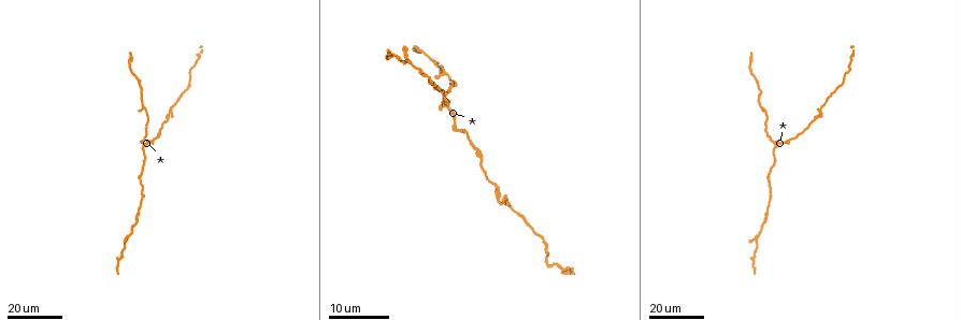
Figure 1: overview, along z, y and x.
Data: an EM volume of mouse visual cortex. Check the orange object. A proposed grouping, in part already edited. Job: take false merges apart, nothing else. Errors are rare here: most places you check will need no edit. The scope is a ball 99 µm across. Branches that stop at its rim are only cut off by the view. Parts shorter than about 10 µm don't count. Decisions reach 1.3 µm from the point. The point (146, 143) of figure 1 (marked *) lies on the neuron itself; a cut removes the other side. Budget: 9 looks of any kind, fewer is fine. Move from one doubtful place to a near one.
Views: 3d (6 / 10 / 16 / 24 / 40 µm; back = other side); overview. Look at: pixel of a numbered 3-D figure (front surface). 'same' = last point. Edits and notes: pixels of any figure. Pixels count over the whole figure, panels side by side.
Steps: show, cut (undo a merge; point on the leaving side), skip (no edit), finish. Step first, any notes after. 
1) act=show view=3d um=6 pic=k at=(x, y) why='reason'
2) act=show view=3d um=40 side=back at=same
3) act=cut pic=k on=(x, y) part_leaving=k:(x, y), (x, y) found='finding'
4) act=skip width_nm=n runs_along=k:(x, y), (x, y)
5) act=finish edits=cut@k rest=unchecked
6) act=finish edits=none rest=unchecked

act=show view=3d um=24 pic=1 at=(144, 147) why='three-way junction'

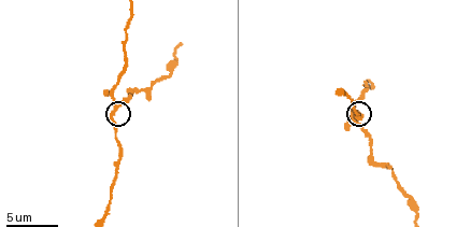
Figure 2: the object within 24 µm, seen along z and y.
act=show view=3d um=6 pic=2 at=(117, 108)

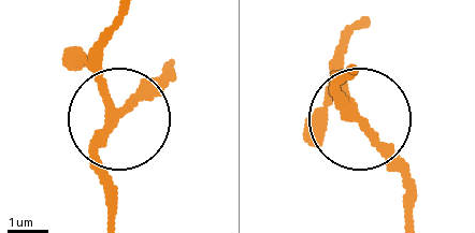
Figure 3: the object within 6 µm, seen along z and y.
act=skip arms=3 runs_along=3:(400, 164), (356, 106), (339, 47) found='all the same neuron'

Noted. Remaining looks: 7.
act=show view=3d um=16 pic=1 at=(141, 179) why='thick turns thin'

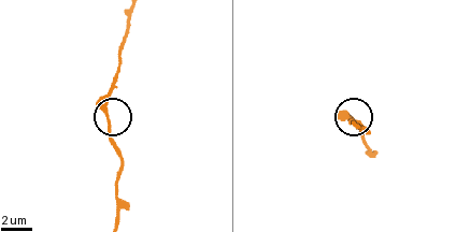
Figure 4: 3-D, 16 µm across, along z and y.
act=show view=3d um=6 pic=4 at=(349, 116)

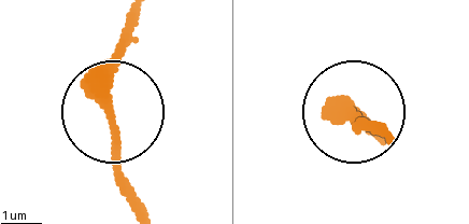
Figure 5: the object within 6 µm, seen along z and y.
act=skip found='one neuron here'

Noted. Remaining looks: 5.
act=show view=3d um=6 pic=2 at=(143, 90) why='thin arm on a thick one'

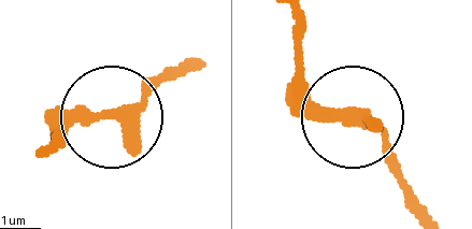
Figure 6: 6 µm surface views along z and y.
act=skip arms=3 found='all the same neuron'

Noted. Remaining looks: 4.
act=show view=3d um=16 pic=1 at=(504, 203) why='four arms meet'

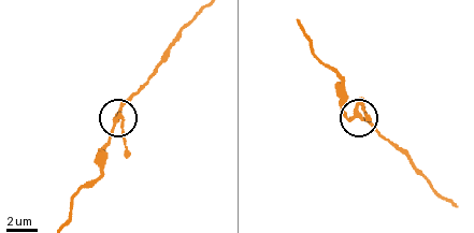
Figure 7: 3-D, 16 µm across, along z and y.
act=show view=3d um=6 pic=7 at=(115, 125) why='zoom in'

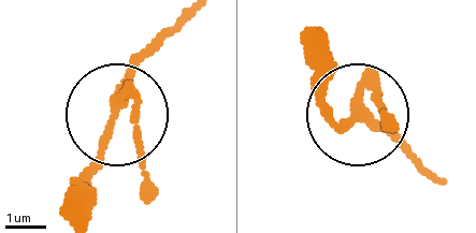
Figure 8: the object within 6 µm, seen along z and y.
act=show view=3d um=6 side=back pic=8 at=(114, 117) why='other side'

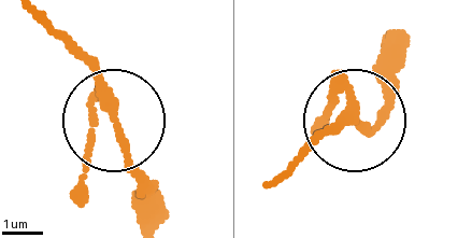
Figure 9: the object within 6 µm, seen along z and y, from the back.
act=skip arms=4 found='all the same neuron'

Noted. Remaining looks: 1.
act=finish edits=none rest=unchecked

